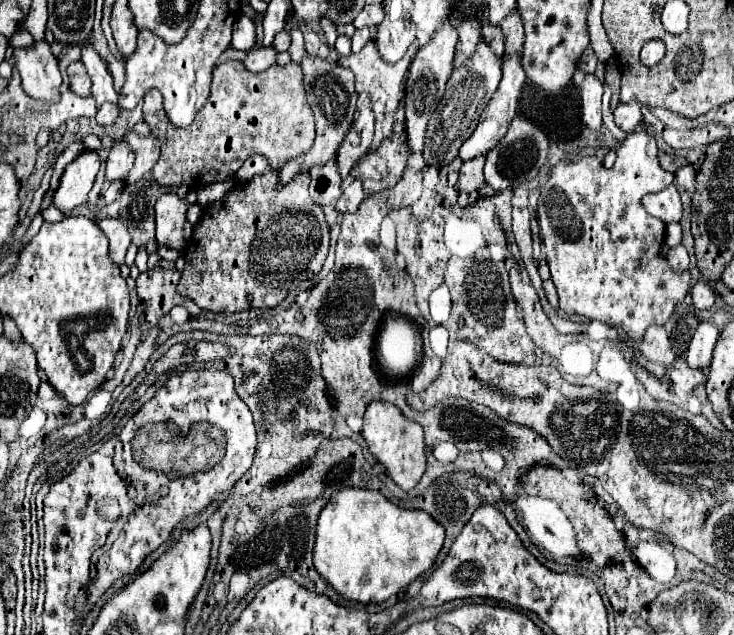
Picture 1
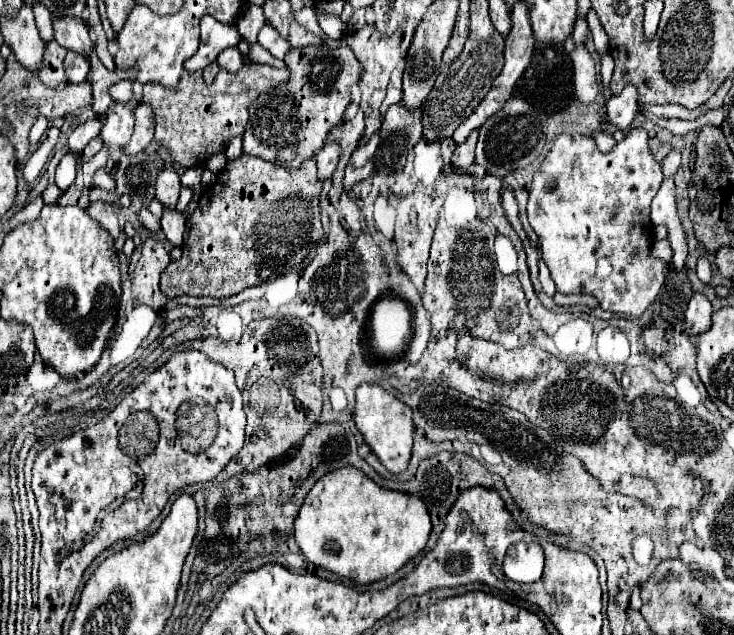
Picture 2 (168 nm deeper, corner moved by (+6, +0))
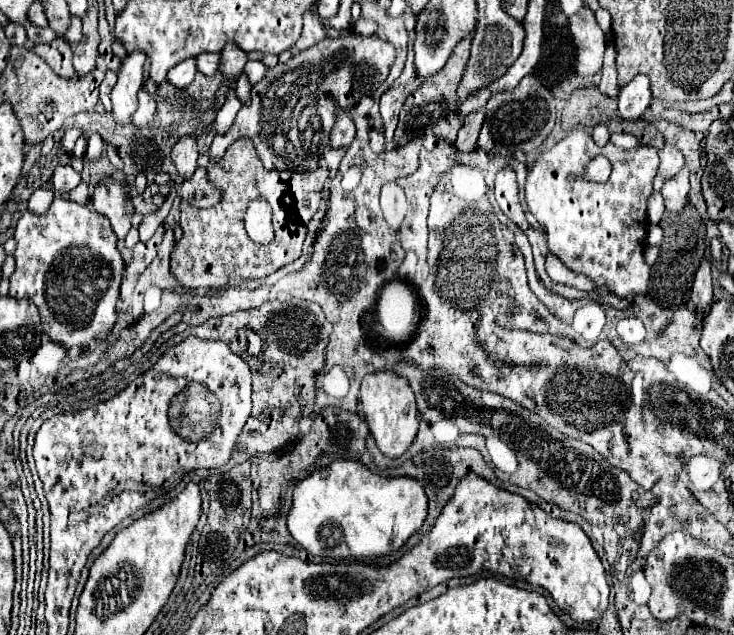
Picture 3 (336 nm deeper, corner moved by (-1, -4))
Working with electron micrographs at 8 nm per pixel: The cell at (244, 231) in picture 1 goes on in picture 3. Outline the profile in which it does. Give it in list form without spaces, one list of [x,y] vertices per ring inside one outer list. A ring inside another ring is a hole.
[[[249,138],[235,140],[221,166],[207,166],[207,176],[213,186],[223,190],[223,198],[205,210],[191,208],[181,202],[183,238],[171,252],[171,276],[185,288],[223,290],[235,280],[261,280],[301,256],[301,246],[307,236],[307,224],[321,206],[321,190],[329,178],[329,168],[315,172],[281,172],[267,170]],[[265,198],[273,208],[275,242],[257,244],[245,232],[245,214],[253,200]]]

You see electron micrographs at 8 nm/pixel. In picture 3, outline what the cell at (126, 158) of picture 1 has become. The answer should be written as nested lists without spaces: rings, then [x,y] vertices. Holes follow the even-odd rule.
[[[131,52],[119,68],[119,80],[113,88],[111,102],[113,102],[113,118],[117,124],[129,124],[133,114],[137,112],[137,94],[143,86],[143,62],[145,54]]]

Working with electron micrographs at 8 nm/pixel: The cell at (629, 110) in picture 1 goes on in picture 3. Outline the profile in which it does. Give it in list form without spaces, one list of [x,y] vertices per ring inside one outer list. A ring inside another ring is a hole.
[[[637,76],[631,84],[623,86],[619,92],[619,116],[623,120],[639,120],[651,104],[651,90],[647,76]]]

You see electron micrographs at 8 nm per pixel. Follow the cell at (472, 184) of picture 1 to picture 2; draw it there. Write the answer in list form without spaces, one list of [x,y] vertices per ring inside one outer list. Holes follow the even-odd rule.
[[[472,130],[468,134],[468,140],[460,146],[456,146],[454,154],[452,154],[452,166],[454,168],[462,168],[462,170],[470,170],[470,166],[474,164],[474,148],[476,148],[476,140],[478,140],[478,130]]]

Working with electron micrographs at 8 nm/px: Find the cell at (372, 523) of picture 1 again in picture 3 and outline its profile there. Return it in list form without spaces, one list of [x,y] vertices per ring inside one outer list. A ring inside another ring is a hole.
[[[335,460],[325,472],[313,472],[295,486],[293,508],[287,518],[291,536],[313,556],[379,558],[397,552],[427,520],[427,494],[413,478],[385,478],[373,474],[357,460]]]

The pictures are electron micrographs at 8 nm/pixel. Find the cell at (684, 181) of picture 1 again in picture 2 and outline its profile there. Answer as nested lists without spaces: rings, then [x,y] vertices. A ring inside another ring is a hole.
[[[670,150],[668,156],[662,160],[662,172],[664,172],[664,176],[674,176],[678,168],[680,168],[680,152]]]

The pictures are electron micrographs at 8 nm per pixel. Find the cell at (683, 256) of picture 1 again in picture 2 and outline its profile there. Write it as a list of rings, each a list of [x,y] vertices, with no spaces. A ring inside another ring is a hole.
[[[652,240],[652,244],[650,244],[650,254],[652,254],[654,258],[658,258],[658,260],[670,262],[674,252],[672,252],[668,240]]]

